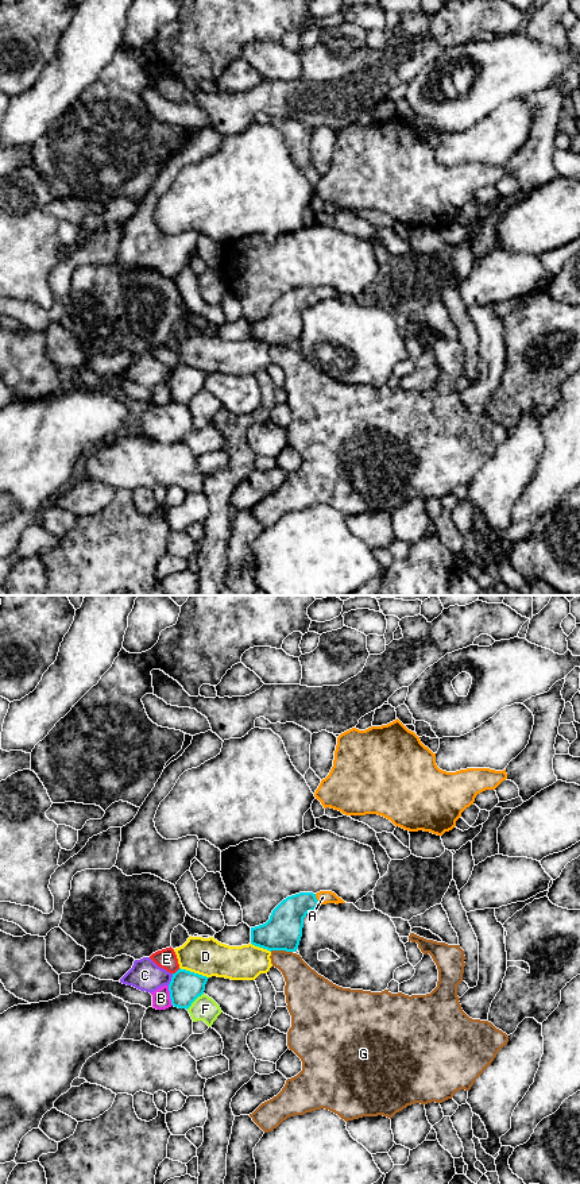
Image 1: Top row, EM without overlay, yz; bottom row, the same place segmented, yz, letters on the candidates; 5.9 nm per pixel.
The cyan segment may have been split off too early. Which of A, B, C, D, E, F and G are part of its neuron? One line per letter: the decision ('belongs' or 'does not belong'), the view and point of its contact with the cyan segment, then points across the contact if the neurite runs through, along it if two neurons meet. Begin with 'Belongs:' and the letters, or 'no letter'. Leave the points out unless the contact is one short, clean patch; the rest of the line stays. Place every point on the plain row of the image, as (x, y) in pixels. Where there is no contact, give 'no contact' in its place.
Belongs: A
A: belongs; meets cyan in yz at (316, 294); runs through yz (285, 321), (309, 296), (316, 294), (323, 292)
B: does not belong; meets cyan in yz at (170, 390)
C: does not belong; meets cyan in yz at (171, 374)
D: does not belong; meets cyan in yz at (193, 367)
E: does not belong; meets cyan in yz at (177, 366)
F: does not belong; meets cyan in yz at (194, 394)
G: does not belong; meets cyan in yz at (281, 344); border along yz (270, 346), (292, 347)

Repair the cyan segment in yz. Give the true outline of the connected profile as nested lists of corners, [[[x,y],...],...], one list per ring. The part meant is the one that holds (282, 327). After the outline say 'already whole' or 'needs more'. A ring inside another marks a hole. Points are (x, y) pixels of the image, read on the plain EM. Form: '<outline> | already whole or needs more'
[[[332,286],[299,288],[287,292],[272,305],[266,319],[251,323],[251,339],[270,347],[295,347],[302,332],[303,313],[326,298],[345,297]]] | needs more

